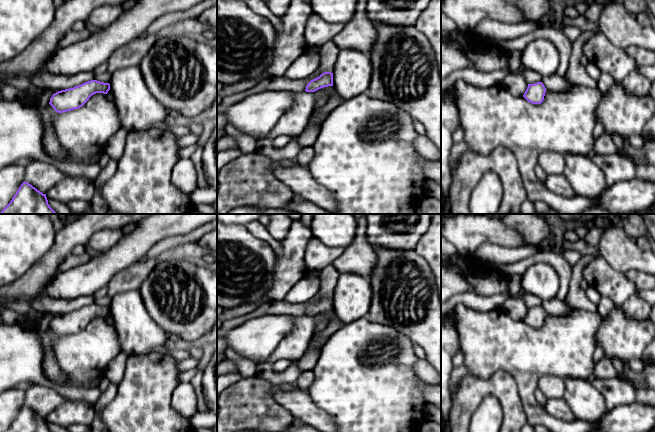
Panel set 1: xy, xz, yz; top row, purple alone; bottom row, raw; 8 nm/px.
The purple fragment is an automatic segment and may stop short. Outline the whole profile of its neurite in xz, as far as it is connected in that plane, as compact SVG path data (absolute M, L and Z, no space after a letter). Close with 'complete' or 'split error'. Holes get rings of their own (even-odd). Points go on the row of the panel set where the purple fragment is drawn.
M324 72L319 77L311 80L307 86L306 92L315 92L321 88L333 86L333 73Z; complete

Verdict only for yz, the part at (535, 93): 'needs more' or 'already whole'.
already whole

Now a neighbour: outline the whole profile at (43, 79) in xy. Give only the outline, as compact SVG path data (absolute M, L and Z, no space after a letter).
M43 71L27 77L36 87L65 90L94 80L94 76L94 72L82 72L75 75L53 75Z

